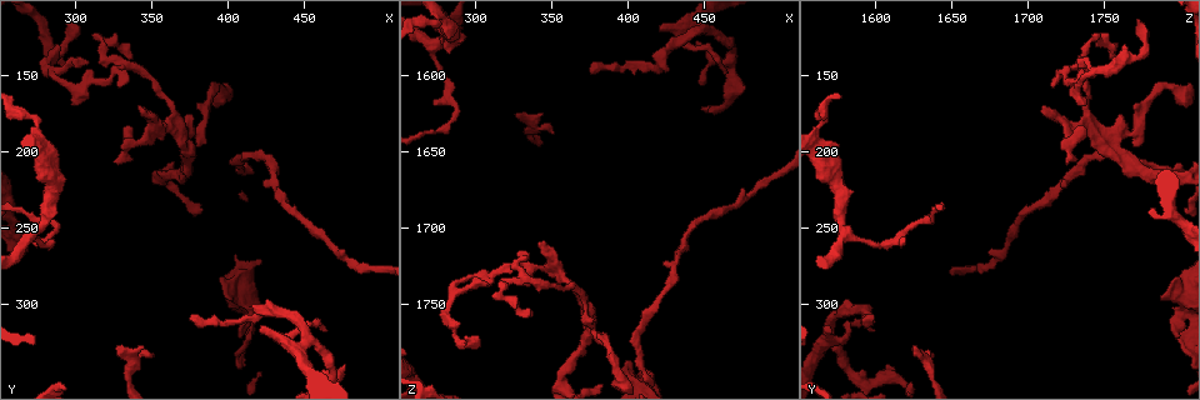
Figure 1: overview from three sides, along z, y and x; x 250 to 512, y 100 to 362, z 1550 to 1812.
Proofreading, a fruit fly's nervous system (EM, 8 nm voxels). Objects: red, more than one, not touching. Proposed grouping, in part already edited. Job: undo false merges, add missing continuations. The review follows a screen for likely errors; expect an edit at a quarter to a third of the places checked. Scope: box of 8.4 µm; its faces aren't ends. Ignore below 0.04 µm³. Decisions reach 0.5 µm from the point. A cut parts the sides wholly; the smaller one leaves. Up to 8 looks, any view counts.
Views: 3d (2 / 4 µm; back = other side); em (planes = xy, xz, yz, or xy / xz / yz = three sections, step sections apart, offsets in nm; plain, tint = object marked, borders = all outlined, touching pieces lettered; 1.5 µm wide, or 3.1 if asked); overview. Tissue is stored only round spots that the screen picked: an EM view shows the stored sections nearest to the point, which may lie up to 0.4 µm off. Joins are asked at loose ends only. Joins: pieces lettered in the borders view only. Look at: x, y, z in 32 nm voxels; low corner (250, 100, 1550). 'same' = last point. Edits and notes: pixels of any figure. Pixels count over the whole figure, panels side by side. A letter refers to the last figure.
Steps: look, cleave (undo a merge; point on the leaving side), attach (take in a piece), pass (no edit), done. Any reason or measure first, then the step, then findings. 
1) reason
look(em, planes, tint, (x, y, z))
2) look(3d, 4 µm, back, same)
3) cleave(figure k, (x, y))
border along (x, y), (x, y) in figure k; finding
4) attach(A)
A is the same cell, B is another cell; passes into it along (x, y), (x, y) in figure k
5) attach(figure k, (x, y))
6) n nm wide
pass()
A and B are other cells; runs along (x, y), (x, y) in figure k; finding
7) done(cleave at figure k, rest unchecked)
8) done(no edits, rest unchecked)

free end
look(3d, 4 µm, (336, 138, 1756))

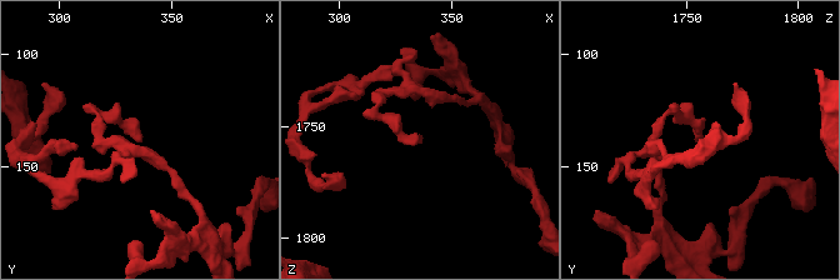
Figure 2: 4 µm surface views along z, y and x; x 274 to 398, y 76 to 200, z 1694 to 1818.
need the tissue
look(em, planes, borders, (335, 137, 1757))

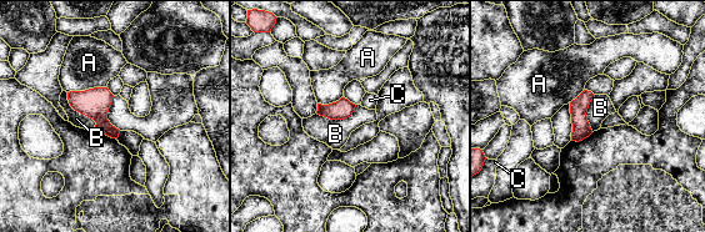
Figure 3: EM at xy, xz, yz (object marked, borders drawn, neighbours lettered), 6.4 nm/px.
pass()
A, B and C are other cells; border along (66, 92), (94, 129) in figure 3; none of them fits

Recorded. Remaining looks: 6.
free end
look(3d, 4 µm, back, (410, 324, 1800))

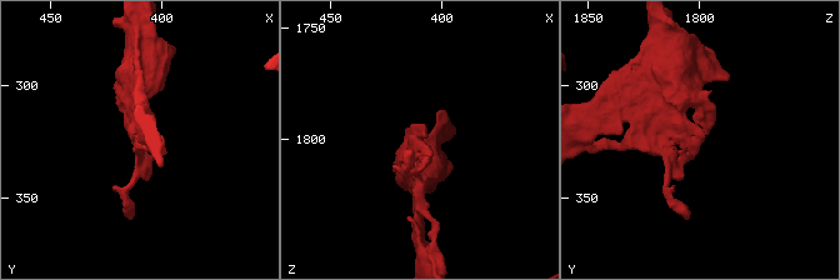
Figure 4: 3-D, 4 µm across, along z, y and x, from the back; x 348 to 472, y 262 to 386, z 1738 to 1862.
shape alone is not enough
look(em, yz, step 8, tint, (410, 324, 1799))

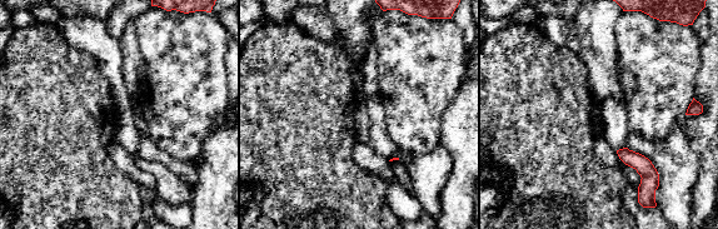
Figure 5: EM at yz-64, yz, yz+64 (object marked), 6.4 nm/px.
cut it another way
look(em, planes, borders, same)

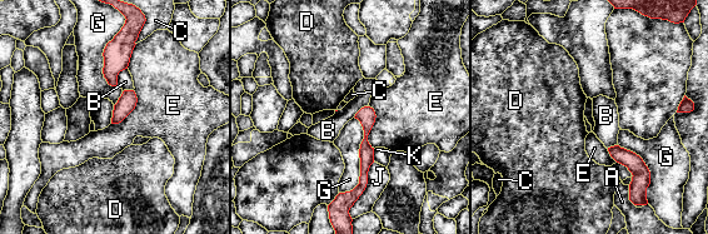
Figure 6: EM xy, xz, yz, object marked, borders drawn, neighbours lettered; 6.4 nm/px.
pass()
A, B, C, D, E, G, J and K are other cells; no lettered piece goes on from it

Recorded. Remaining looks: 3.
a fork
look(3d, 2 µm, (452, 324, 1566))

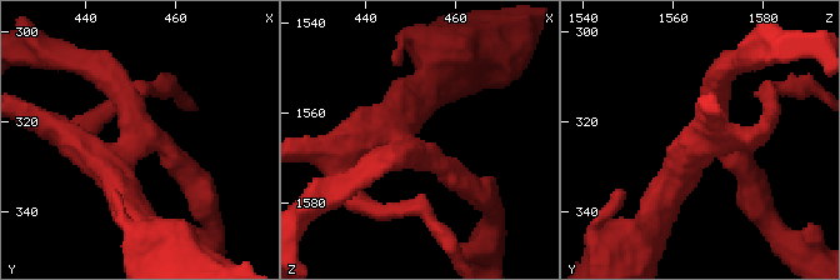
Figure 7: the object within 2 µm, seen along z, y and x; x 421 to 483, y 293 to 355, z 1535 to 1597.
look(em, planes, plain, (450, 324, 1568))

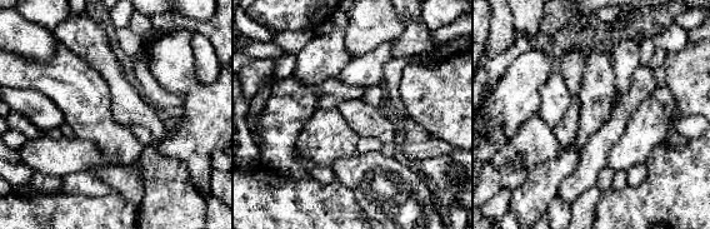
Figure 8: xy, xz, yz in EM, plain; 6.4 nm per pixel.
look(em, planes, borders, same)

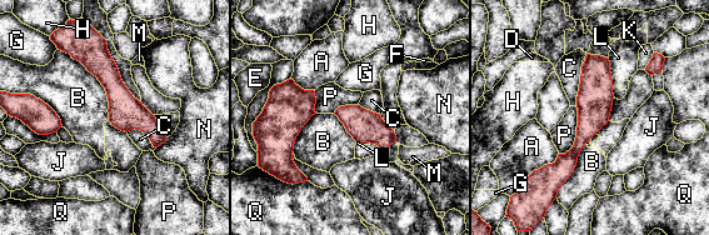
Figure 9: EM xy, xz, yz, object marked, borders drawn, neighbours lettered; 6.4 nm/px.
pass()
A, B, C, D, E, F, G, H, J, K, L, M, N, P and Q are other cells; continuous, no second neuron

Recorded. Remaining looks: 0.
done(no edits, rest unchecked)

